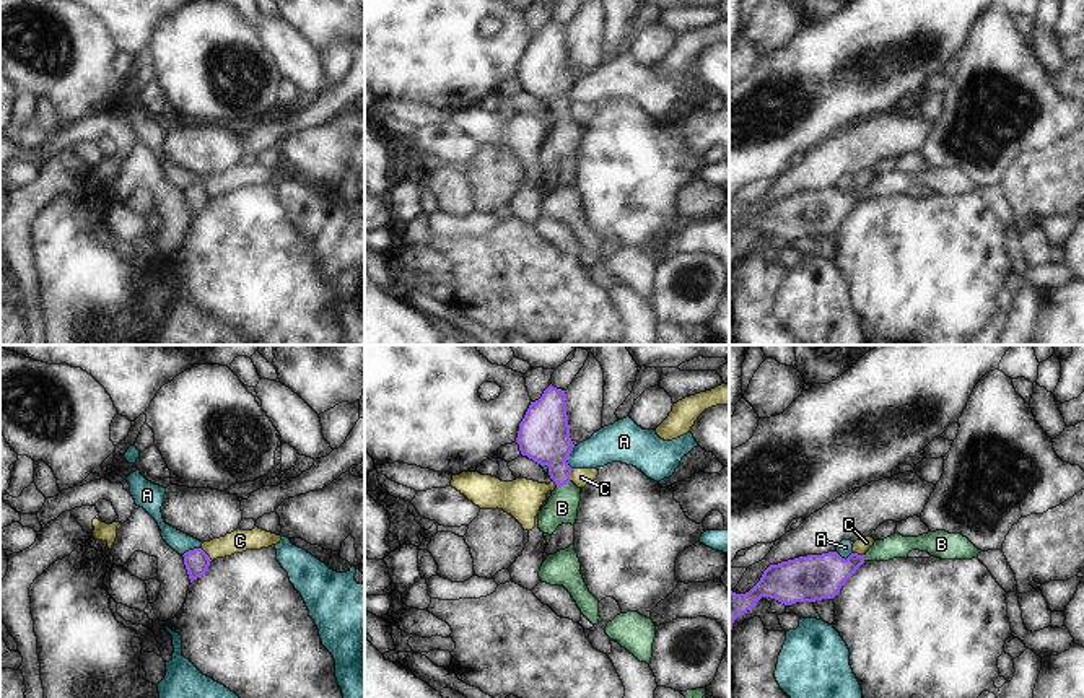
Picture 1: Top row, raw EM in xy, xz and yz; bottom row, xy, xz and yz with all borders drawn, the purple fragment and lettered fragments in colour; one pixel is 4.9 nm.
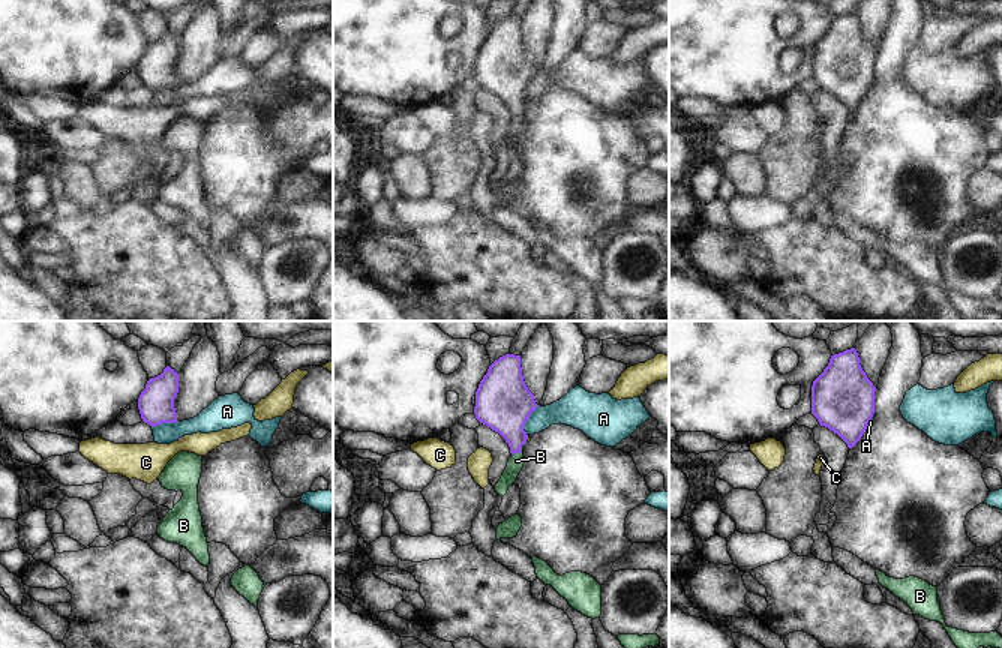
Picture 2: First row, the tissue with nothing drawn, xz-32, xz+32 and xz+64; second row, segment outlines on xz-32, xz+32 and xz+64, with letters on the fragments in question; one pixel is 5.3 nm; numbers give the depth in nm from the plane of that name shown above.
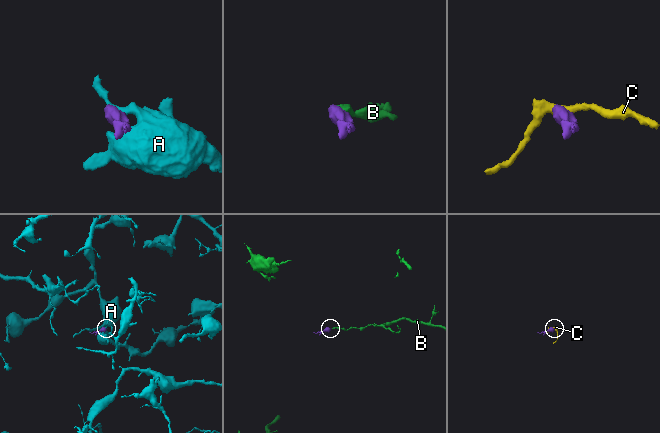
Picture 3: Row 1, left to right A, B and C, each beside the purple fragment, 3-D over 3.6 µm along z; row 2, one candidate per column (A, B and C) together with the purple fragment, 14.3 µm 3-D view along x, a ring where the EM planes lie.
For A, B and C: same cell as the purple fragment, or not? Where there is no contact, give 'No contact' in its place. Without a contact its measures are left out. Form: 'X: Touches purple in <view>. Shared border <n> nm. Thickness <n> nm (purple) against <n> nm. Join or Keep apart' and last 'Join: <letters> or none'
A: Touches purple in xz. Shared border 110 nm. Thickness 260 nm (purple) against 190 nm. Keep apart
B: Touches purple in xz. Shared border 80 nm. Thickness 240 nm (purple) against 160 nm. Join
C: Touches purple in xy. Shared border 90 nm. Thickness 120 nm (purple) against 110 nm. Keep apart
Join: B.

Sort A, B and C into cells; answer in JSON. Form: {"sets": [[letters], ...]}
{"sets": [["A"], ["B"], ["C"]]}

